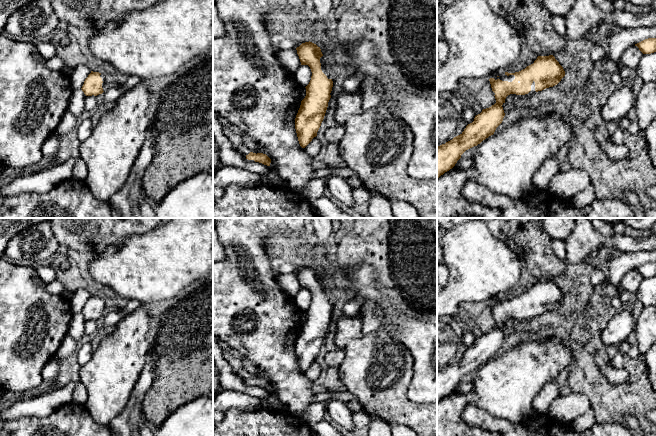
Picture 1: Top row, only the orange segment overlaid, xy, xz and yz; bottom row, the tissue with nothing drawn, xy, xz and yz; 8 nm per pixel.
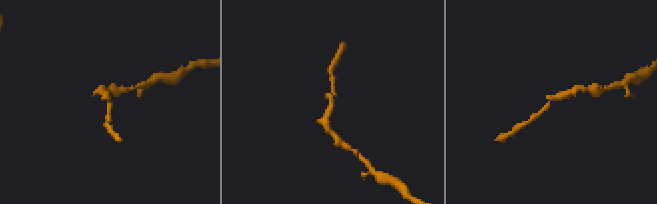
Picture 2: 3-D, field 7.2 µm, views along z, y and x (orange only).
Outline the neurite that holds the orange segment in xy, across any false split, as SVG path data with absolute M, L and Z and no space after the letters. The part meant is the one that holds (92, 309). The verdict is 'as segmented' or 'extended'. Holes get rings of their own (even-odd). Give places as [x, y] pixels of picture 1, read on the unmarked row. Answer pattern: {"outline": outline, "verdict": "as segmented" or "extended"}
{"outline": "M91 295L81 313L86 320L97 320L106 314L108 307L109 302L106 299Z", "verdict": "extended"}

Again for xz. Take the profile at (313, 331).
{"outline": "M312 266L302 267L296 272L301 289L308 289L311 293L312 300L306 312L306 320L301 325L300 332L295 342L295 353L298 361L299 368L305 372L314 361L324 343L328 326L332 319L333 305L331 303L331 290L326 281L322 278L320 271Z", "verdict": "extended"}

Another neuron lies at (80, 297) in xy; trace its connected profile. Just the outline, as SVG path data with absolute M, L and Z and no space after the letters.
M86 289L76 290L70 300L70 308L72 313L81 313L85 303L90 297L91 294Z

